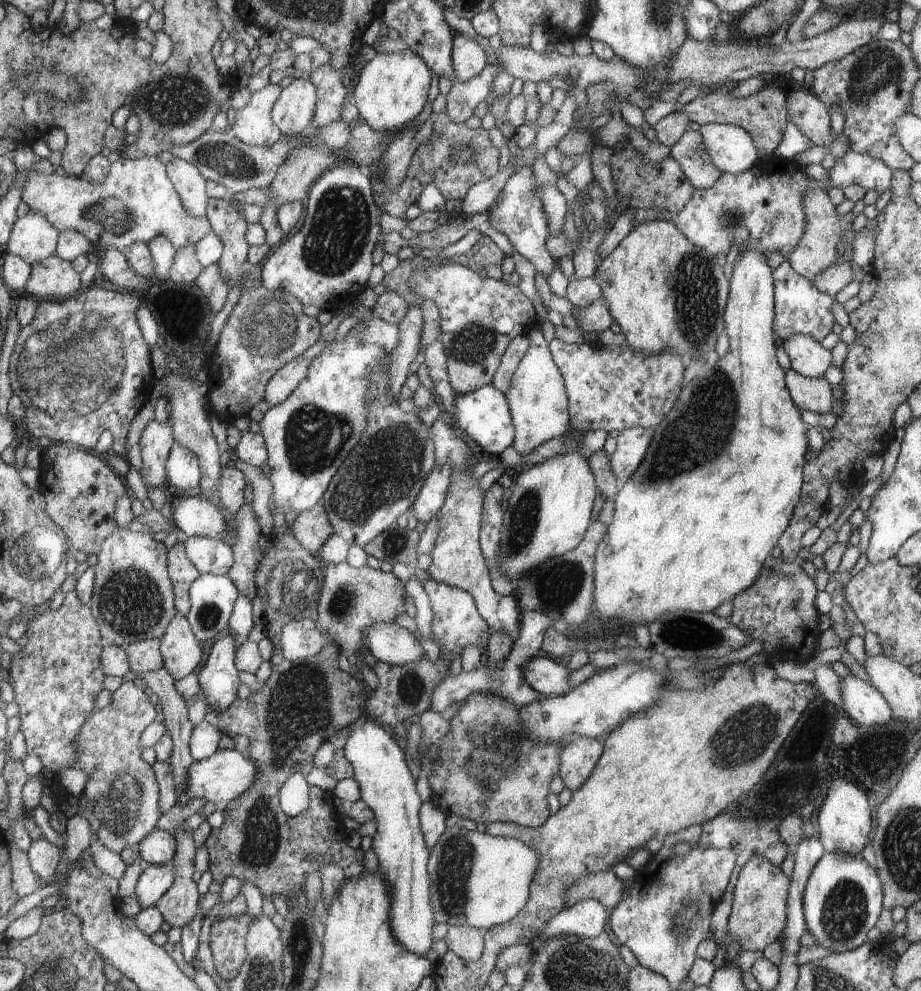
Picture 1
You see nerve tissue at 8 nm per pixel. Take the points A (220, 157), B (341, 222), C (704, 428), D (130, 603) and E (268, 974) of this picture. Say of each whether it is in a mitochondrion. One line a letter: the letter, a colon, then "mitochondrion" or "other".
A: mitochondrion
B: mitochondrion
C: mitochondrion
D: mitochondrion
E: mitochondrion

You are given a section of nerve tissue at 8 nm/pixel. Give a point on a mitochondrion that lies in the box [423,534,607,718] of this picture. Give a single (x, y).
(559, 581)

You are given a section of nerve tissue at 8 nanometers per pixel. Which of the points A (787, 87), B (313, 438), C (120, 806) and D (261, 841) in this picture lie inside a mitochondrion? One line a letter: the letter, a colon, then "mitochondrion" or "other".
A: other
B: mitochondrion
C: mitochondrion
D: mitochondrion

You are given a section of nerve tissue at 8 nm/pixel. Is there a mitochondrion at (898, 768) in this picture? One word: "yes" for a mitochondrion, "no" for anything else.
no

